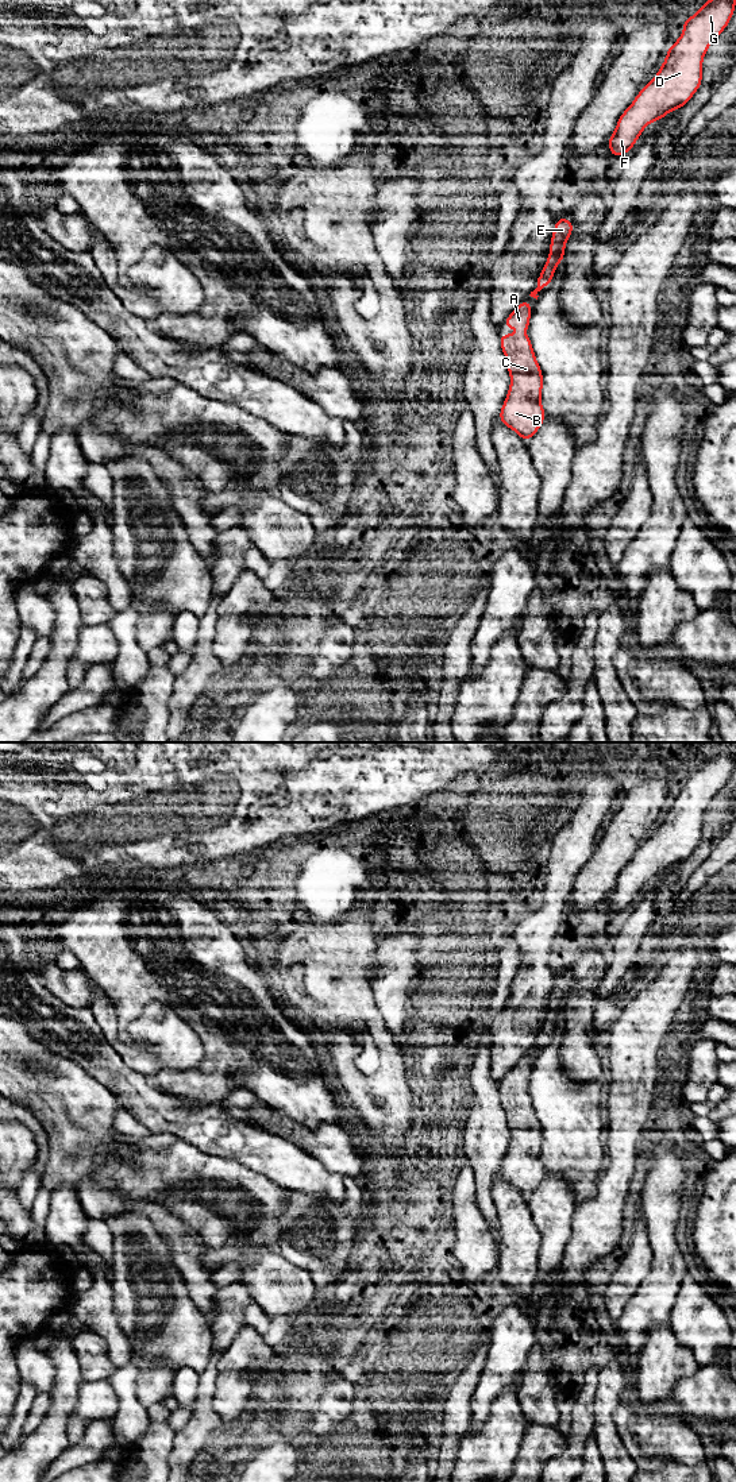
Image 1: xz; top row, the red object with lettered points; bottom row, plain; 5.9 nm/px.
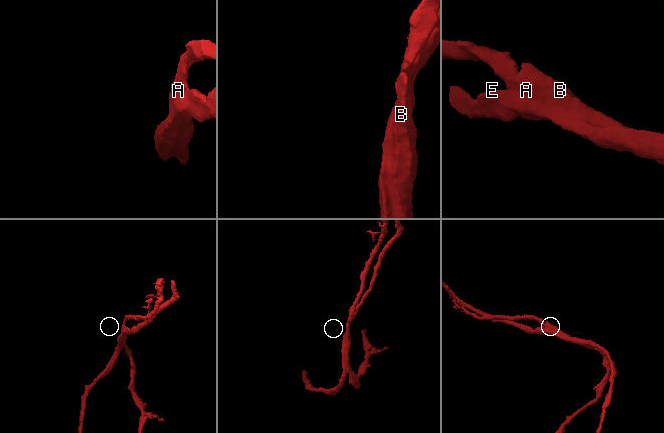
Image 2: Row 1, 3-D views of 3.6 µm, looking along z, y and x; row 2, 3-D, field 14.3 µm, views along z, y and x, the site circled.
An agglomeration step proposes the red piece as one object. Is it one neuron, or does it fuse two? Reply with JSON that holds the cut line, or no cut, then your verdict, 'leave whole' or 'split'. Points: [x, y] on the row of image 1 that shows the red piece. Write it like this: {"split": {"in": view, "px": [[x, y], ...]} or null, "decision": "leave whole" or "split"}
{"split": {"in": "xz", "px": [[538, 278], [543, 286]]}, "decision": "split"}

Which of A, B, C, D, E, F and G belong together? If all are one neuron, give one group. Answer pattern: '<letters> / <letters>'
A B C / D E F G

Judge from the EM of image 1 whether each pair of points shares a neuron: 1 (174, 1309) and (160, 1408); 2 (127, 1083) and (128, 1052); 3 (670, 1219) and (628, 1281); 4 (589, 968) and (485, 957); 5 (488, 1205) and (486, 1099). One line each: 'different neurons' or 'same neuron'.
1: different neurons
2: different neurons
3: different neurons
4: different neurons
5: same neuron

